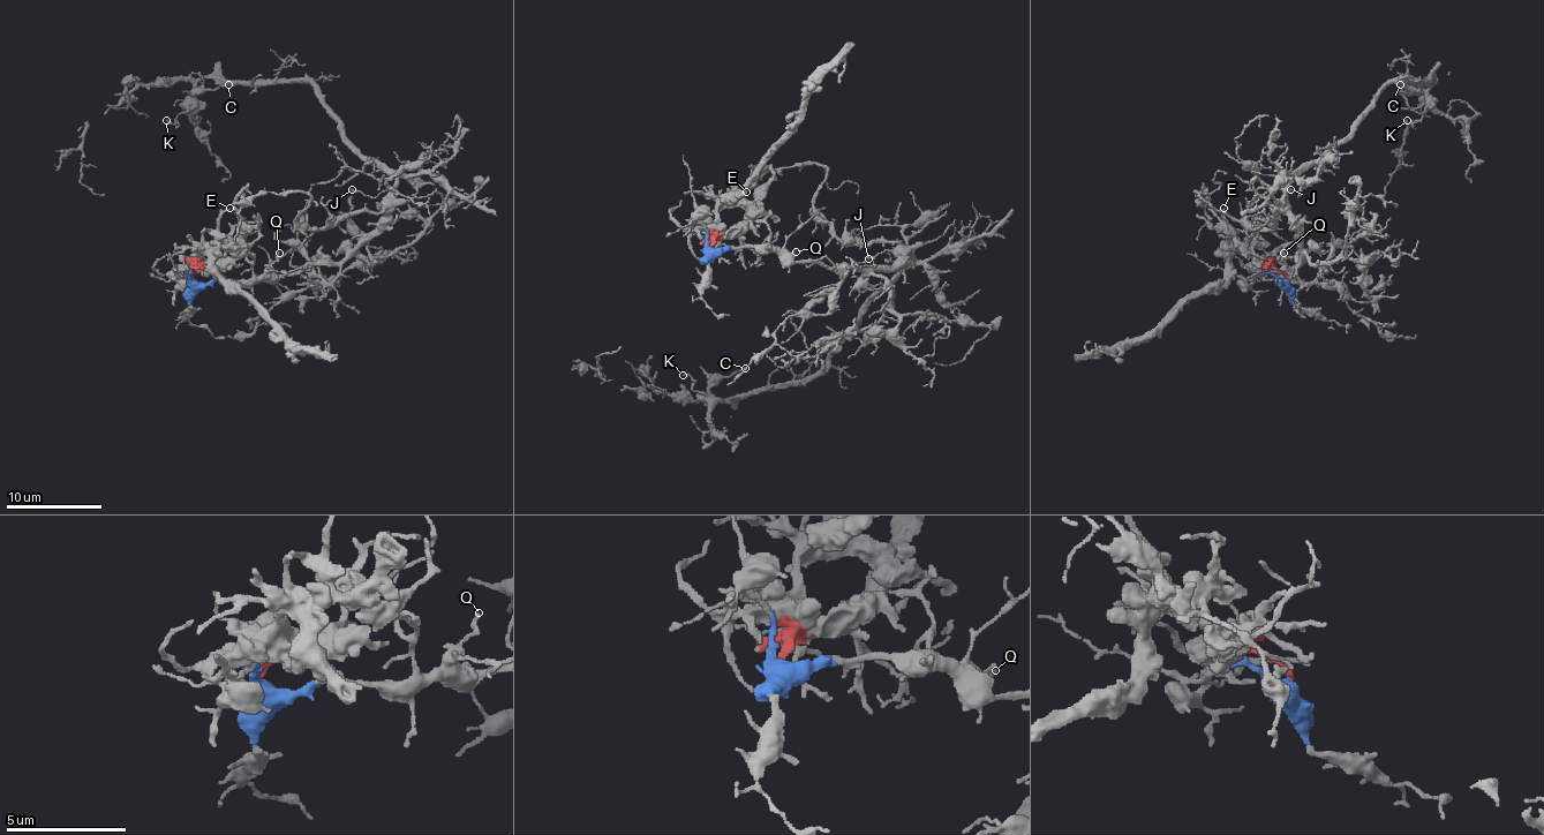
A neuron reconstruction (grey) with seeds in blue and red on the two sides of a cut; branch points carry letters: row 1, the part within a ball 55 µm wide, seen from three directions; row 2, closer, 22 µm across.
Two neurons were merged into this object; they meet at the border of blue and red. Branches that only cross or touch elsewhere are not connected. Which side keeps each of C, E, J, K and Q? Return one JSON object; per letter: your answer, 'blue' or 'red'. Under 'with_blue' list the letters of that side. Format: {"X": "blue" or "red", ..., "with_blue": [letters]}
{"C": "blue", "E": "red", "J": "blue", "K": "blue", "Q": "blue", "with_blue": ["C", "J", "K", "Q"]}

